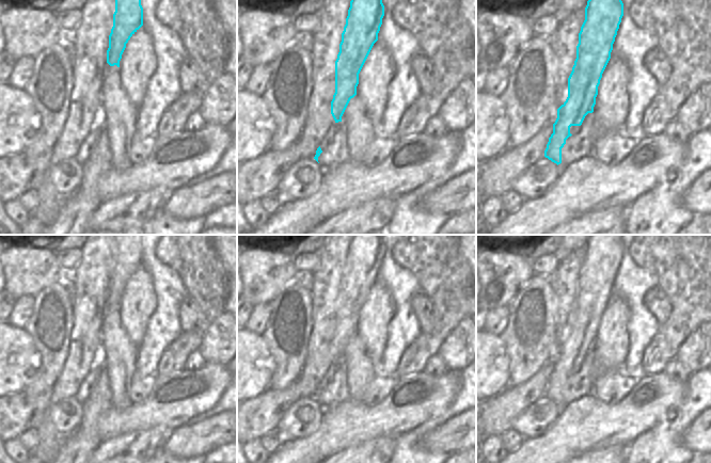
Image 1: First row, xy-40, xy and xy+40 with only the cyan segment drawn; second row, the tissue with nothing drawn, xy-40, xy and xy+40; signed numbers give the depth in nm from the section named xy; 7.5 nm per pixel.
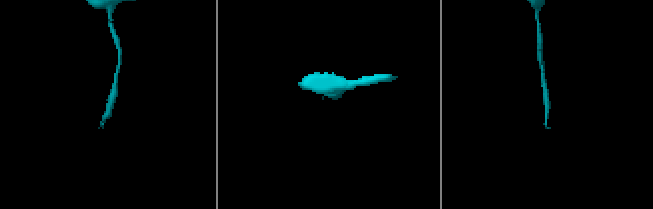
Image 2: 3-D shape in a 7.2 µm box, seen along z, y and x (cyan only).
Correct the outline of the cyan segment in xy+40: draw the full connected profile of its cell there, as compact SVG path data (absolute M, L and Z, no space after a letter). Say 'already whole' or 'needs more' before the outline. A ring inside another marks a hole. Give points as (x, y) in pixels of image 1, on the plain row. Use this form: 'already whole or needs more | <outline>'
needs more | M591 235L585 246L585 259L579 272L576 298L568 317L568 336L557 348L557 357L553 363L553 372L549 377L544 396L556 402L562 402L562 387L566 379L575 373L588 352L594 351L598 325L602 313L611 298L613 283L623 255L621 235Z

